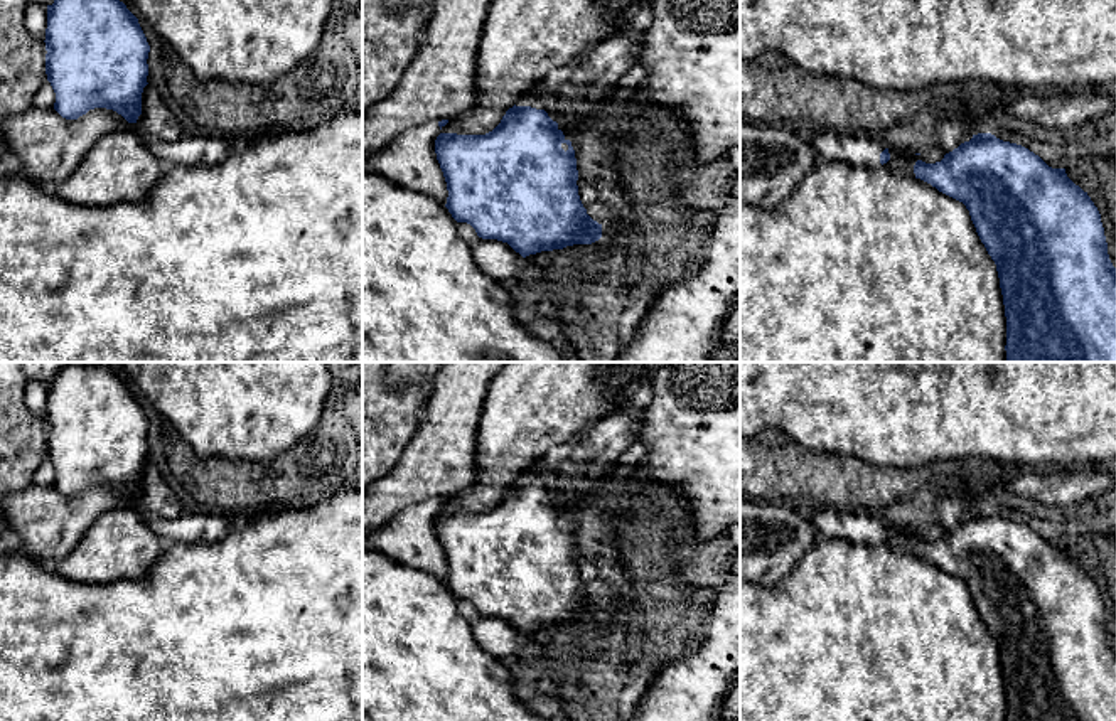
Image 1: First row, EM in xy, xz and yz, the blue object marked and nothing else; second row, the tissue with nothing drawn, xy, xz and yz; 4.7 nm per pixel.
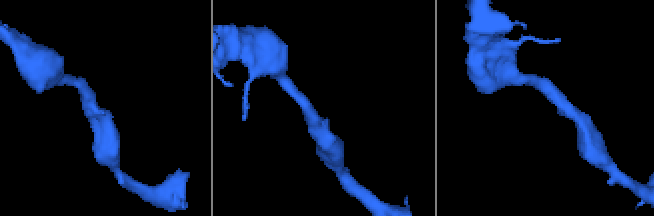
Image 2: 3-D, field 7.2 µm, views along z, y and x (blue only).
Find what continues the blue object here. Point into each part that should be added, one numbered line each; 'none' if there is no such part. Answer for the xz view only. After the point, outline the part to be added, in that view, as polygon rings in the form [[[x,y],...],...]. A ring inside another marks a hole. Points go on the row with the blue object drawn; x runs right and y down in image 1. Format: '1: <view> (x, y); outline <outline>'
1: xz (536, 103); outline [[[521,96],[521,98],[516,101],[516,106],[531,106],[531,108],[536,108],[536,109],[545,109],[543,101],[538,99],[538,98],[531,98],[531,96]]]

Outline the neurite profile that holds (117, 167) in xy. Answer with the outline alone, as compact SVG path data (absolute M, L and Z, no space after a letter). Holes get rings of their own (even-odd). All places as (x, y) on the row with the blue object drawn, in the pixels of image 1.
M115 130L103 135L52 192L67 202L94 207L142 200L165 167L165 162L140 143L138 133Z

